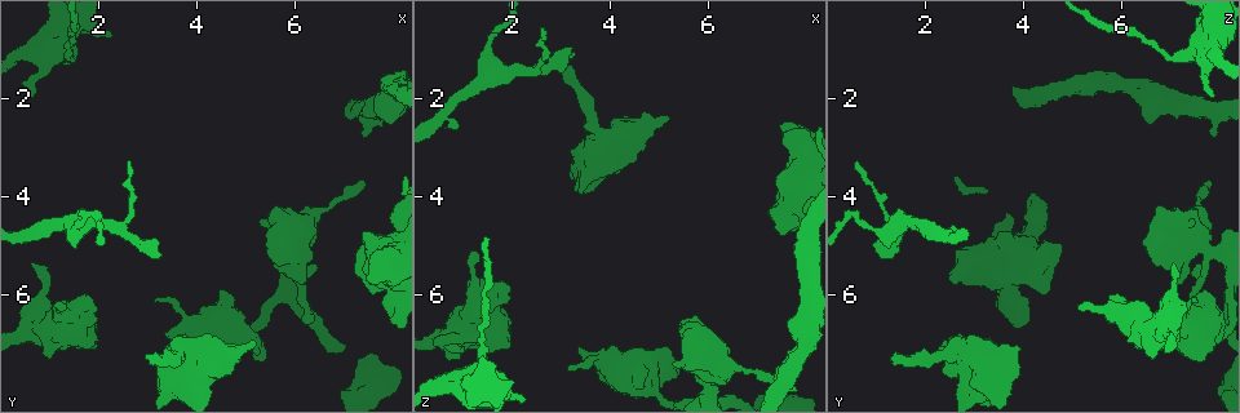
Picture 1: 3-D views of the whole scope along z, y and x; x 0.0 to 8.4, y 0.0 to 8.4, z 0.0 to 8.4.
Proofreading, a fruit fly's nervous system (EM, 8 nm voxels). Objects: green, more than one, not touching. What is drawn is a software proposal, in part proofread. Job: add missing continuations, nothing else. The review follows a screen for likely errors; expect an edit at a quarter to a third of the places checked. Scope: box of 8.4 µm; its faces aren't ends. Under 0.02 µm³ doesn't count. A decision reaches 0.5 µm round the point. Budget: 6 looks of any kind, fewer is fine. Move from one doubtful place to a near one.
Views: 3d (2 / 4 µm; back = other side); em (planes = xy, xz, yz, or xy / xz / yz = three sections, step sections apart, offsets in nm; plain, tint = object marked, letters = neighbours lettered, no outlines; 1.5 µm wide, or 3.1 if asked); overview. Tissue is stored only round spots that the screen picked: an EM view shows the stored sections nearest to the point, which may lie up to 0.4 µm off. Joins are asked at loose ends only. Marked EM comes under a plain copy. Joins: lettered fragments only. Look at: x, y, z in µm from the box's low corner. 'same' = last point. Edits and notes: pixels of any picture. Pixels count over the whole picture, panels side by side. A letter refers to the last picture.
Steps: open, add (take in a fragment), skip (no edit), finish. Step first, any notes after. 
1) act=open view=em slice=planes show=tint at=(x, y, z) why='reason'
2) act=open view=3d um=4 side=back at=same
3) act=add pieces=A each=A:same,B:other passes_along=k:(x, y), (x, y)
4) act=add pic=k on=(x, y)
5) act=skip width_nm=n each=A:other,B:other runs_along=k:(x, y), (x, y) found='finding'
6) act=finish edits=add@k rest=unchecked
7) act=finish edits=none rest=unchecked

act=open view=3d um=2 at=(7.30, 3.70, 7.85) why='free end'

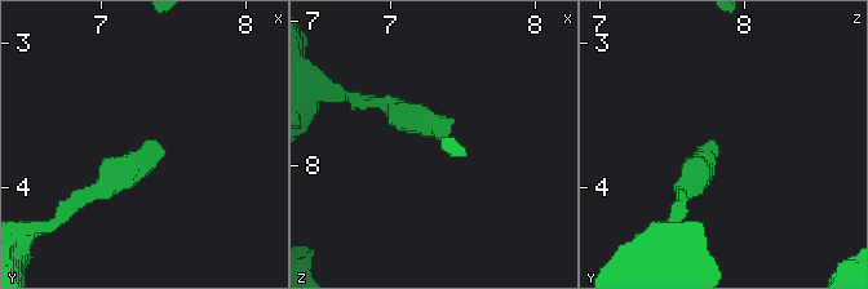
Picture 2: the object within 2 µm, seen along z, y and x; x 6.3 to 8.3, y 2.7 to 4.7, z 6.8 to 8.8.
act=open view=em slice=planes show=letters at=(7.32, 3.66, 7.82)

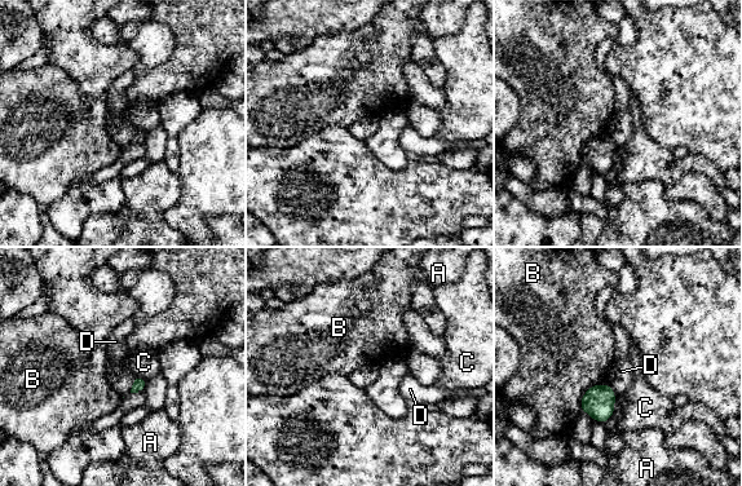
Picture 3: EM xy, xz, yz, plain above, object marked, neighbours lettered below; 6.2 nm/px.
act=skip each=A:other,B:other,C:other,D:other found='no lettered fragment goes on from it'

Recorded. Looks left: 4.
act=open view=3d um=2 at=(0.65, 2.00, 7.85) why='free end'

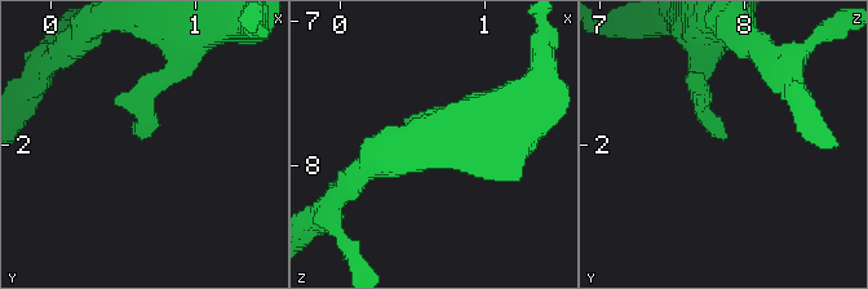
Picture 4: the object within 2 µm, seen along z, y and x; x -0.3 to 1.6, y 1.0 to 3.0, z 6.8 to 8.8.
act=open view=em slice=planes show=letters at=(0.68, 1.94, 7.86)

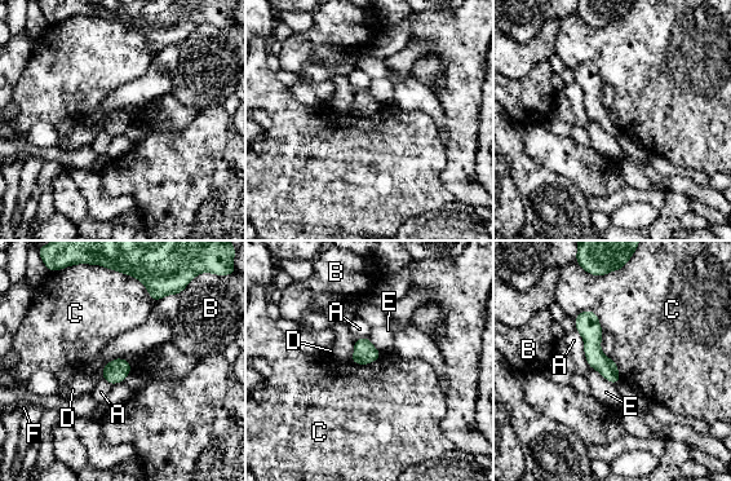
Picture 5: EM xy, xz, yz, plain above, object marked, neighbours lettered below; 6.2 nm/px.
act=skip each=A:other,B:other,C:other,D:other,E:other,F:other runs_along=5:(583, 314), (592, 351), (615, 379) found='no lettered fragment goes on from it'

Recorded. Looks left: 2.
act=finish edits=none rest=unchecked

